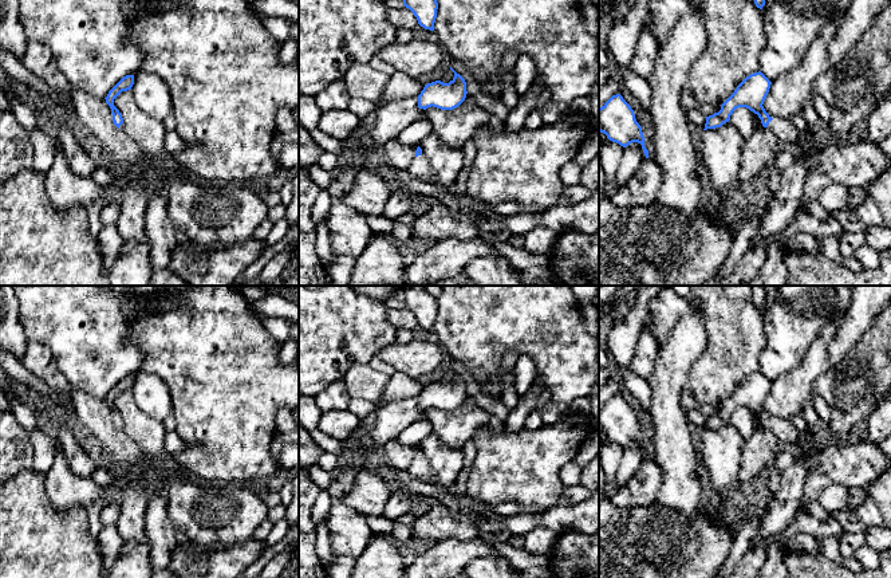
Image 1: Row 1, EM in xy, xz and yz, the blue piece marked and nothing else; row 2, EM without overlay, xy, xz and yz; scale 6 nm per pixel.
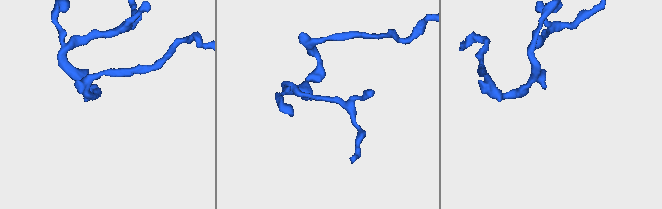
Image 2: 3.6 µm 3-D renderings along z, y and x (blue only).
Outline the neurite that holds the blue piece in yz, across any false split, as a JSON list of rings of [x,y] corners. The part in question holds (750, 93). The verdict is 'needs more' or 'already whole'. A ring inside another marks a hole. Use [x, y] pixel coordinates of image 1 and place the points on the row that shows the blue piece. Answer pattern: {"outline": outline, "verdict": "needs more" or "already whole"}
{"outline": [[[761,72],[746,76],[734,93],[721,105],[721,110],[706,117],[705,129],[721,127],[729,122],[730,115],[738,107],[746,107],[758,115],[764,127],[768,127],[781,145],[795,146],[801,139],[801,133],[789,119],[772,118],[764,109],[764,101],[772,82]]], "verdict": "needs more"}

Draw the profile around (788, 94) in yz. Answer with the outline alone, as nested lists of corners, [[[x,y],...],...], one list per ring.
[[[844,15],[835,16],[812,42],[803,60],[772,82],[762,105],[769,117],[789,119],[801,115],[804,105],[815,97],[817,78],[831,70],[828,46],[843,19]]]

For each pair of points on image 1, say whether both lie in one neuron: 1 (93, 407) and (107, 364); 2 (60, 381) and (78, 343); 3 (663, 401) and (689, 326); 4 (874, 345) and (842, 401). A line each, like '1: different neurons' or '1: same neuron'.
1: different neurons
2: different neurons
3: same neuron
4: same neuron

